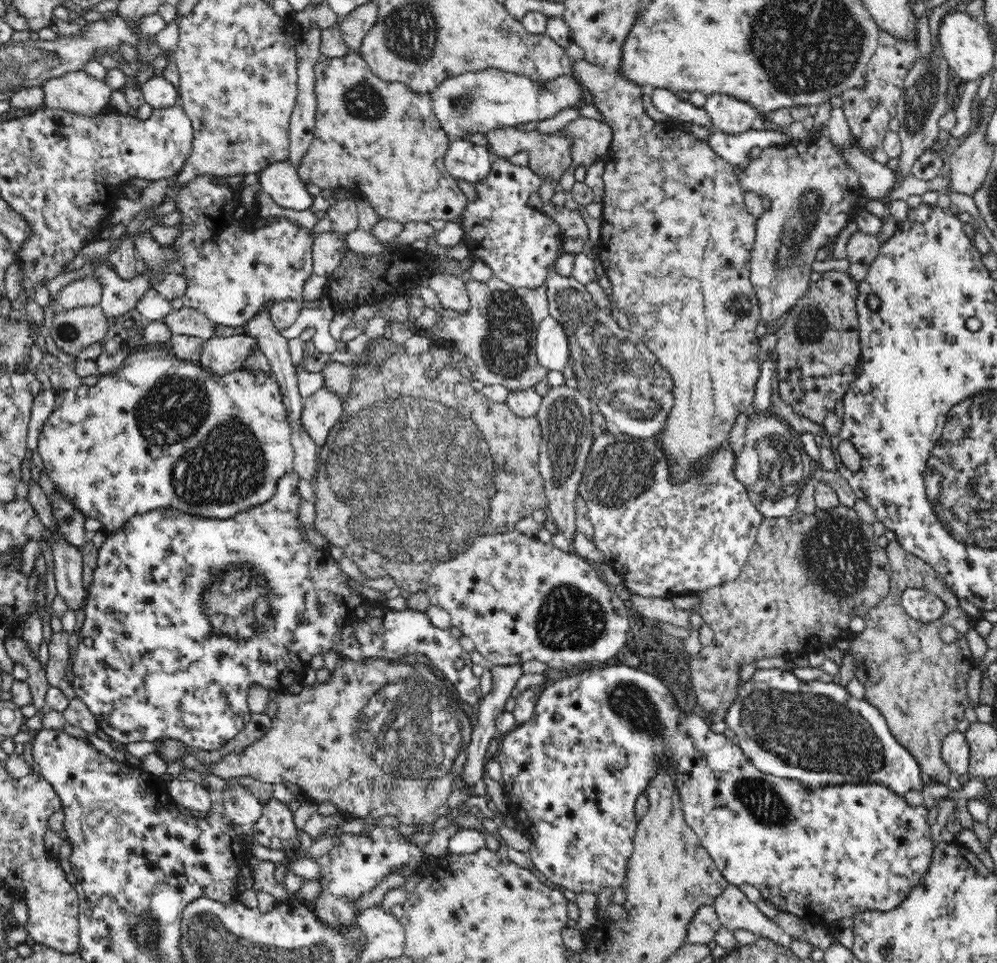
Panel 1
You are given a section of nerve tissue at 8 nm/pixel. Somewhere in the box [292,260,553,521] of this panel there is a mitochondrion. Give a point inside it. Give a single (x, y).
(507, 346)

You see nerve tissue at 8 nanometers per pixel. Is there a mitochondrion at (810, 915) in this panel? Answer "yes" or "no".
no

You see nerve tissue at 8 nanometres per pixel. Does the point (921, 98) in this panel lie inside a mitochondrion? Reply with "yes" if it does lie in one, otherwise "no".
yes

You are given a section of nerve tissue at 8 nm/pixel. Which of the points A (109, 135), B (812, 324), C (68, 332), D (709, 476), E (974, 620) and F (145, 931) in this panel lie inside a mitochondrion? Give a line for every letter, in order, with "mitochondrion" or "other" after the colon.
A: other
B: mitochondrion
C: mitochondrion
D: mitochondrion
E: other
F: mitochondrion

